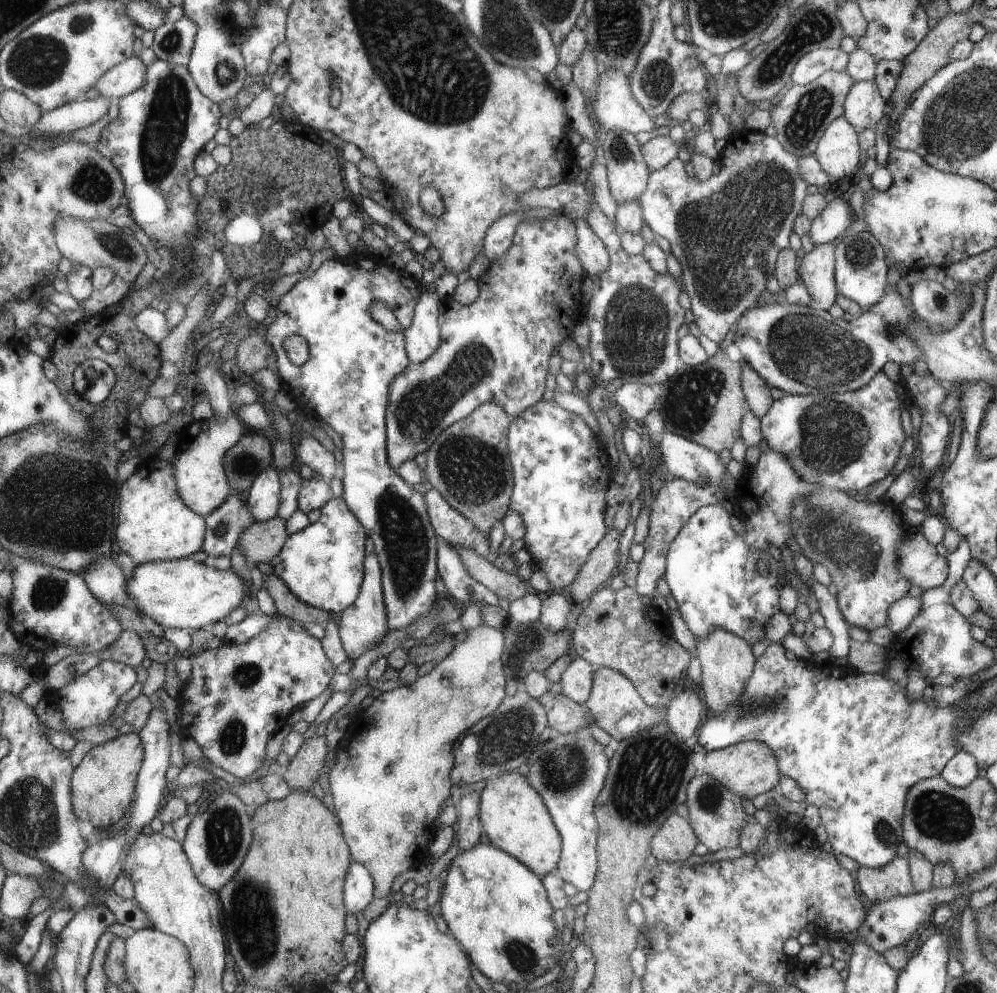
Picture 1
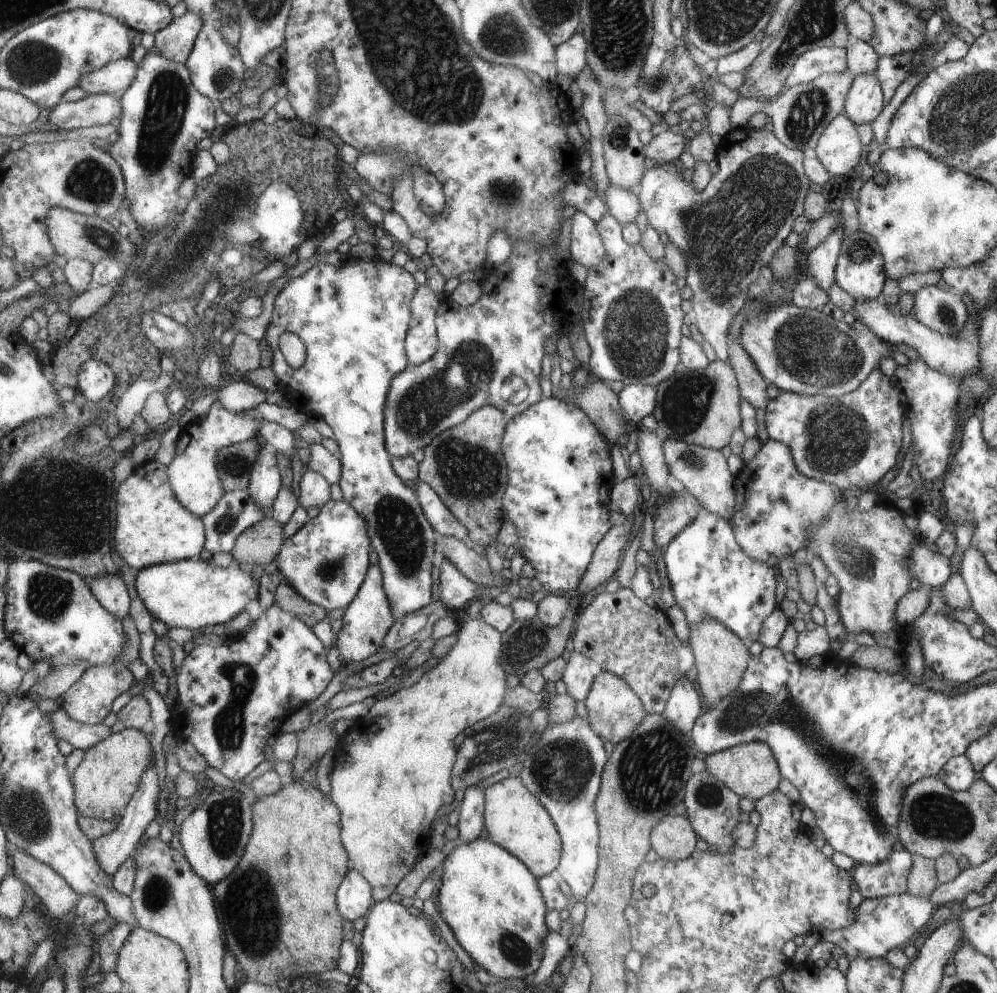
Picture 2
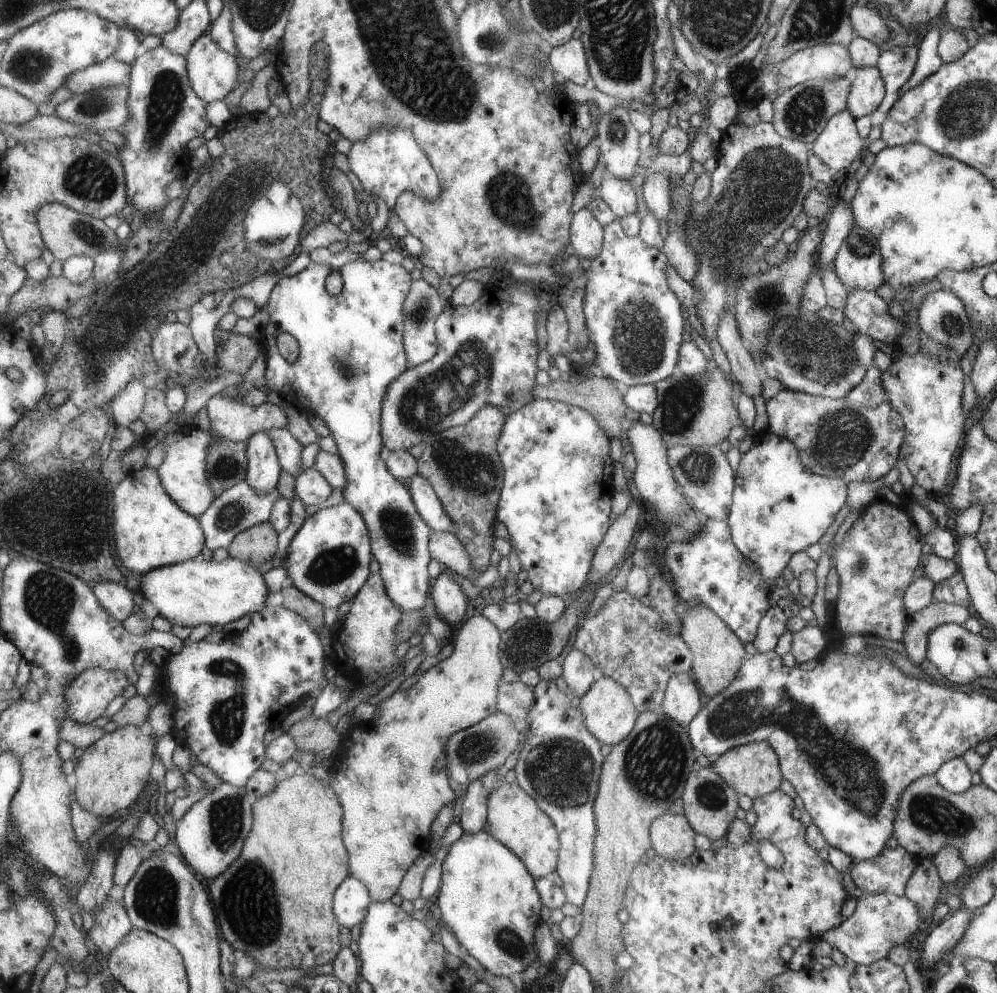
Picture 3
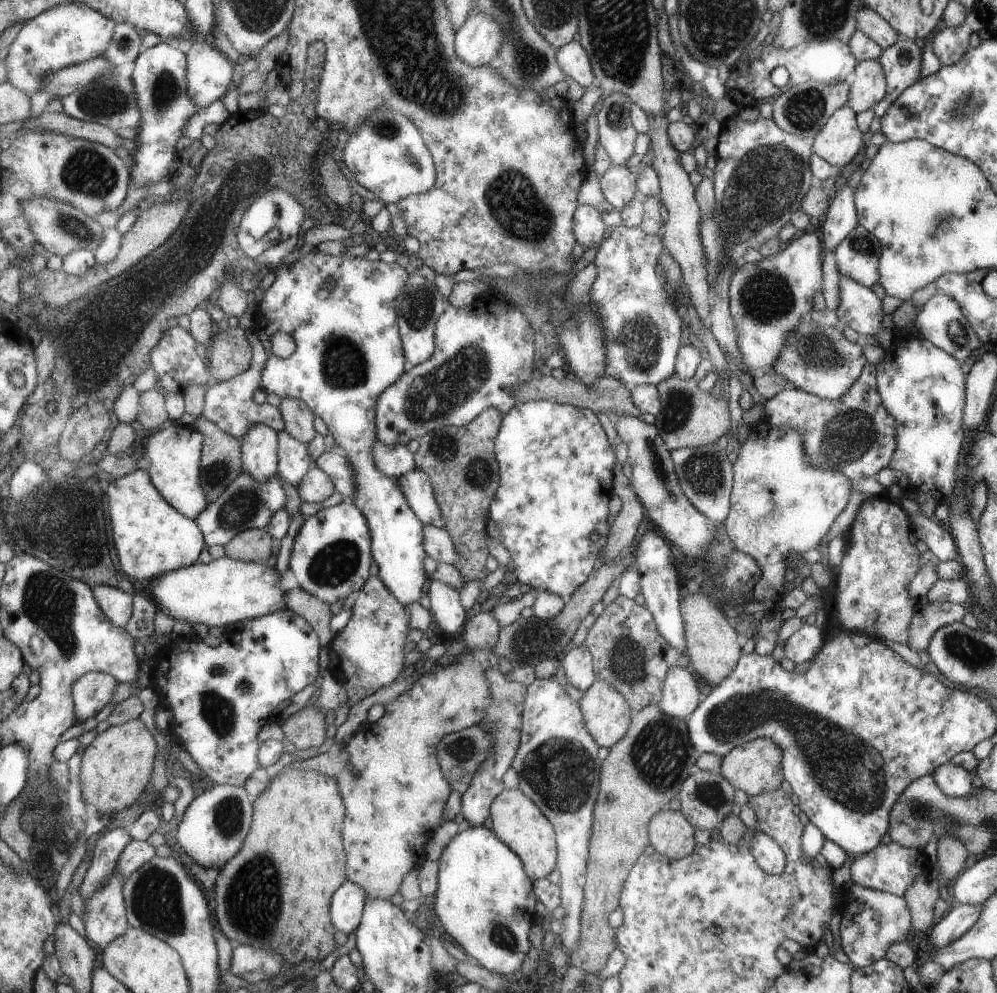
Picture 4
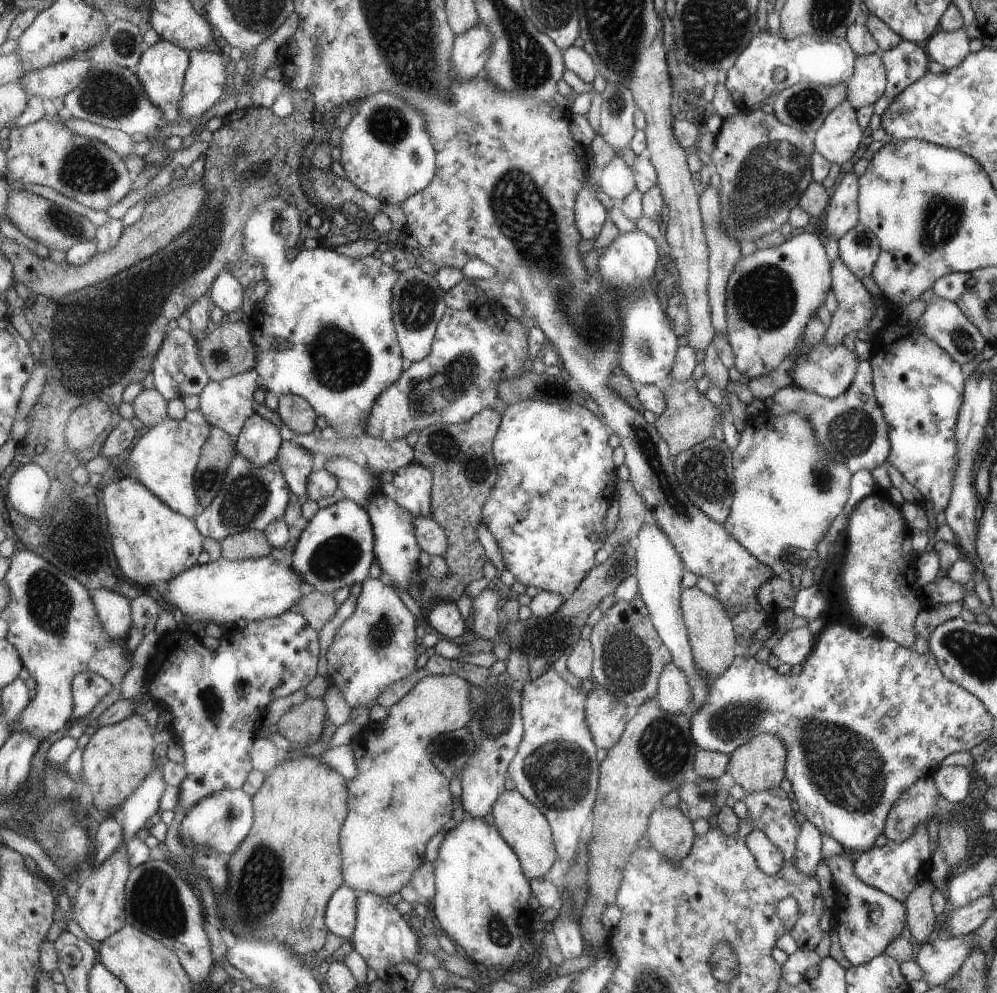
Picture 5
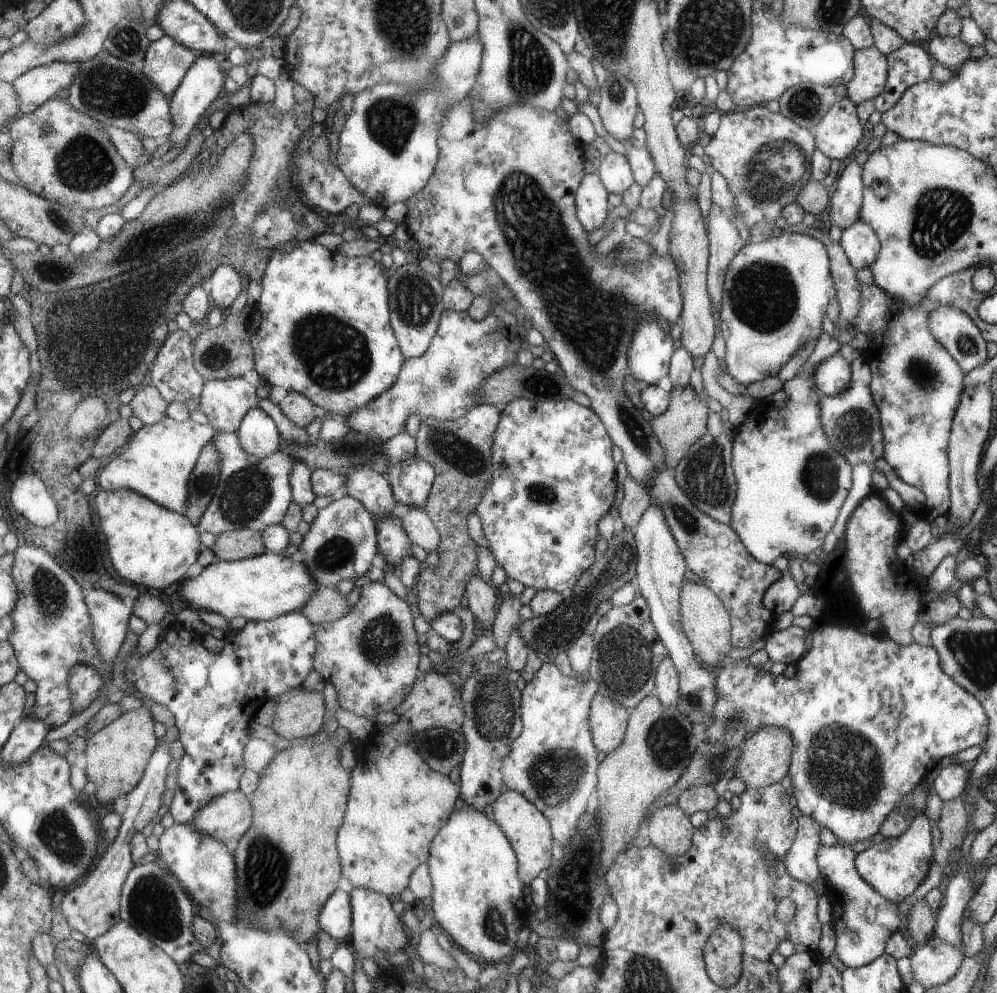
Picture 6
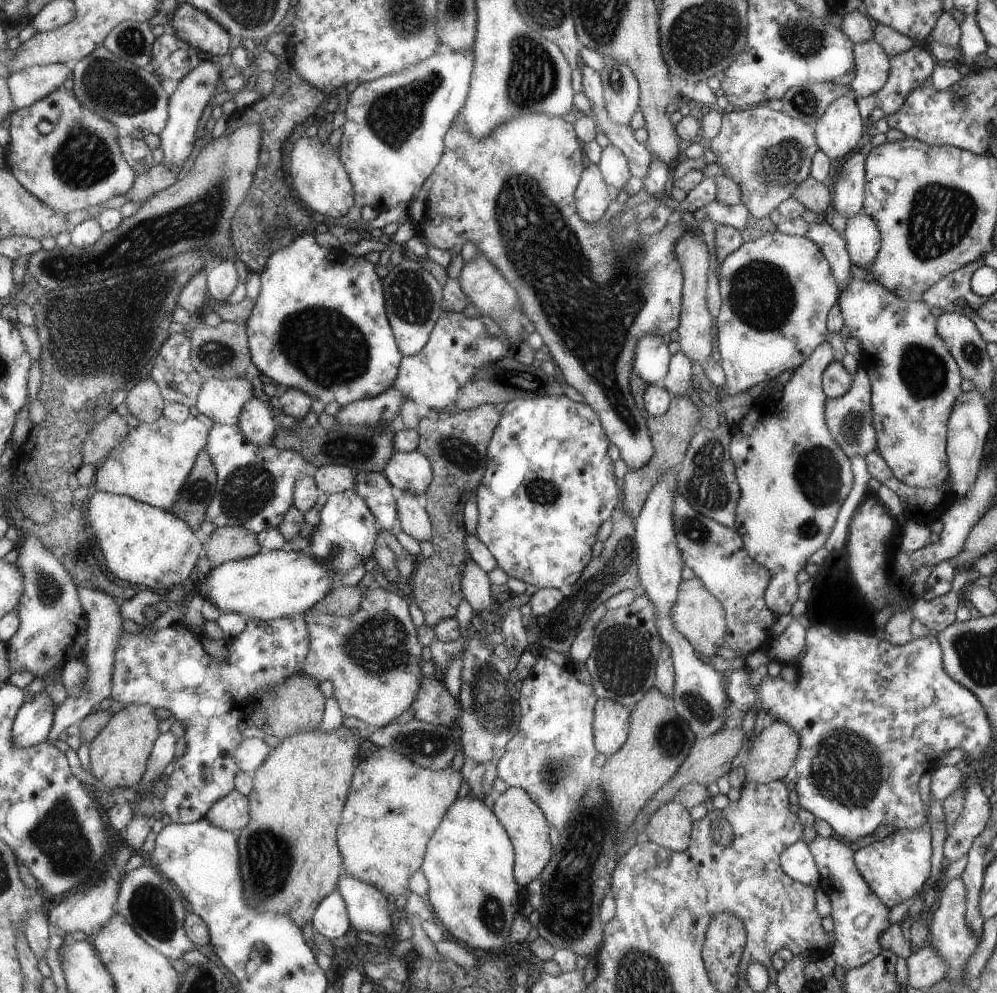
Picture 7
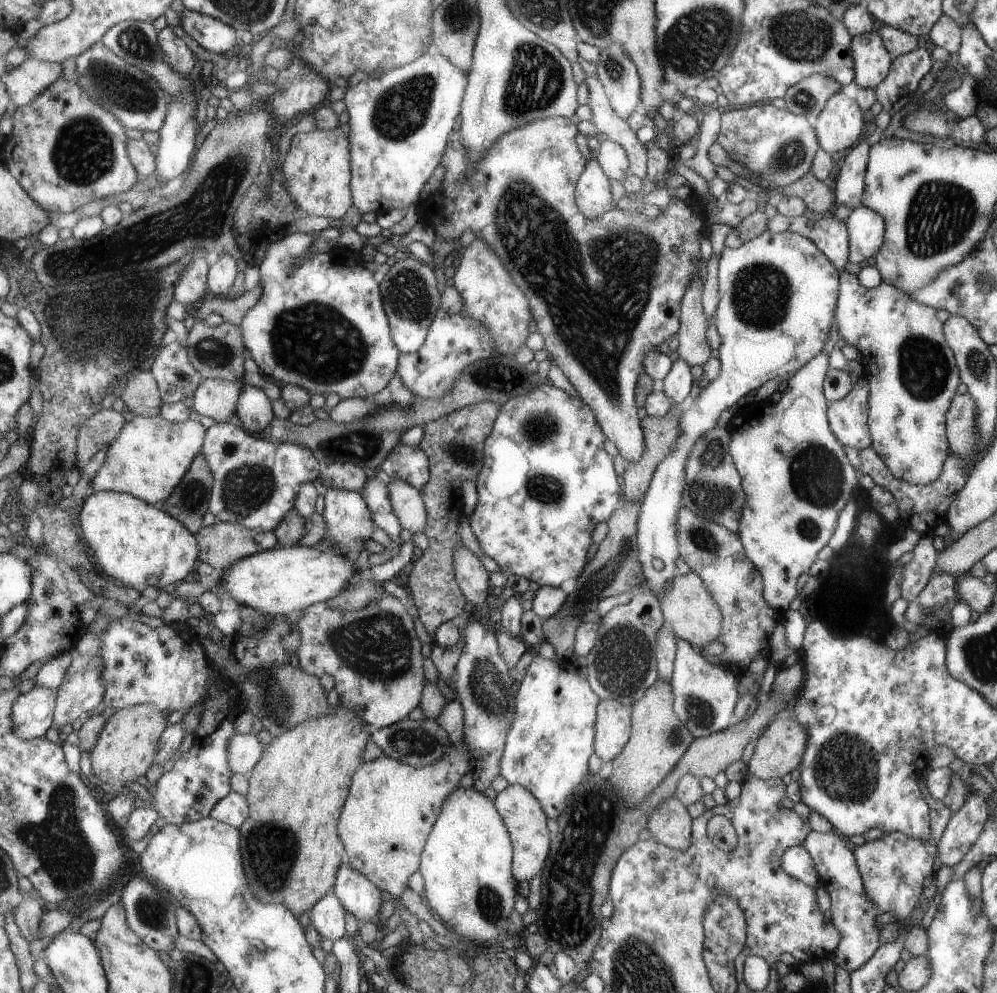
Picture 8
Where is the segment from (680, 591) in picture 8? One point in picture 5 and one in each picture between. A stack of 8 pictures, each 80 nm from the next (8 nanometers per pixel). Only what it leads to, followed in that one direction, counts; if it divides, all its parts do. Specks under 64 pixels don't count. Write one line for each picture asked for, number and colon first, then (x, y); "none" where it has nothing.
5: (709, 631)
6: (704, 620)
7: (697, 614)

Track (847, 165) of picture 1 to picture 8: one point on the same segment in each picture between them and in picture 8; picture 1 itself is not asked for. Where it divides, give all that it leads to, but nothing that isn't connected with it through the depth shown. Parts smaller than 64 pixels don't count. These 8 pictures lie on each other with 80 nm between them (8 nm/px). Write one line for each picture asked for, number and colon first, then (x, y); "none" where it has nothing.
2: (837, 149)
3: (838, 143)
4: (839, 139)
5: (837, 138)
6: (838, 132)
7: (839, 127)
8: (838, 125)

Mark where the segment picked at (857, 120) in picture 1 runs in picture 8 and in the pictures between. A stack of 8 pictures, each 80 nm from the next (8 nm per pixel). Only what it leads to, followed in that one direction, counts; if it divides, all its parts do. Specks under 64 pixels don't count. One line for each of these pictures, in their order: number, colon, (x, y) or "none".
2: (864, 101)
3: (866, 92)
4: (868, 86)
5: (868, 81)
6: (871, 68)
7: (871, 63)
8: (871, 59)

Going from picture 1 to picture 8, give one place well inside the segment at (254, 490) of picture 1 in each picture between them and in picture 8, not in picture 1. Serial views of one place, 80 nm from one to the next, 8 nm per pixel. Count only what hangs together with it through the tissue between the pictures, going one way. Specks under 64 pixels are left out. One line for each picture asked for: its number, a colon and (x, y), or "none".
2: (267, 483)
3: (265, 470)
4: (260, 447)
5: (260, 441)
6: (259, 435)
7: (256, 421)
8: (255, 410)

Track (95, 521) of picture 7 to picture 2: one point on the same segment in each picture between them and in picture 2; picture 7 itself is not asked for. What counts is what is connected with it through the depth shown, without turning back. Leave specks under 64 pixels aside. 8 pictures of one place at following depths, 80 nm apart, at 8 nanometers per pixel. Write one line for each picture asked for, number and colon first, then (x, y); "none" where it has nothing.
2: (153, 527)
3: (152, 531)
4: (153, 538)
5: (154, 543)
6: (151, 545)

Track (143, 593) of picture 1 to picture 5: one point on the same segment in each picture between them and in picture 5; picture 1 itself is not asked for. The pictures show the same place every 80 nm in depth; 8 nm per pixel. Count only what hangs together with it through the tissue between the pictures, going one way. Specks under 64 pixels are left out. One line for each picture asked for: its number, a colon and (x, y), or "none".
2: (192, 593)
3: (195, 592)
4: (224, 591)
5: (224, 590)

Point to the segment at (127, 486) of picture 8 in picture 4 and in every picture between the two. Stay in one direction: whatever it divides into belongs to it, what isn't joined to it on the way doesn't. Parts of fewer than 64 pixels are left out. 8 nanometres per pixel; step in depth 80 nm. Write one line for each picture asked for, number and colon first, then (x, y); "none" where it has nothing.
4: (175, 453)
5: (166, 456)
6: (158, 462)
7: (152, 464)

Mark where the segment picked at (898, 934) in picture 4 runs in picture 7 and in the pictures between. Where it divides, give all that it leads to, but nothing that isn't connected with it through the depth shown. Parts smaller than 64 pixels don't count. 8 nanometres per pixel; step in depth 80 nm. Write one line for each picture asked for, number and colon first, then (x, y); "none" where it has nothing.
5: (867, 919)
6: (862, 919)
7: (859, 917)

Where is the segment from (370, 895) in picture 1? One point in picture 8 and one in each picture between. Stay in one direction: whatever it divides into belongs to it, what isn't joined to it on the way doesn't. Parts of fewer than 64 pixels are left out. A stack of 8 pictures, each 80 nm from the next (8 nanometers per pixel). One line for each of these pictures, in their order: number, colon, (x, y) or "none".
2: (355, 899)
3: (351, 902)
4: (348, 905)
5: (341, 916)
6: (336, 918)
7: (332, 919)
8: (329, 916)

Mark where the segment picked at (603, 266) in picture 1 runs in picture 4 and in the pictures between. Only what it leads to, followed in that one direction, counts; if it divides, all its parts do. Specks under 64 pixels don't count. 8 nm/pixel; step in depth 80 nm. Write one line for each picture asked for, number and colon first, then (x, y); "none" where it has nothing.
2: (585, 246)
3: (585, 235)
4: (588, 227)

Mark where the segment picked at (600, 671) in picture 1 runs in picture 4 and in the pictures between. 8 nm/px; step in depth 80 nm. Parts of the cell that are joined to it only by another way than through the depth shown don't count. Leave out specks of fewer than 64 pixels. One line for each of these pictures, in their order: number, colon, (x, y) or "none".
2: (613, 710)
3: (609, 714)
4: (607, 717)

